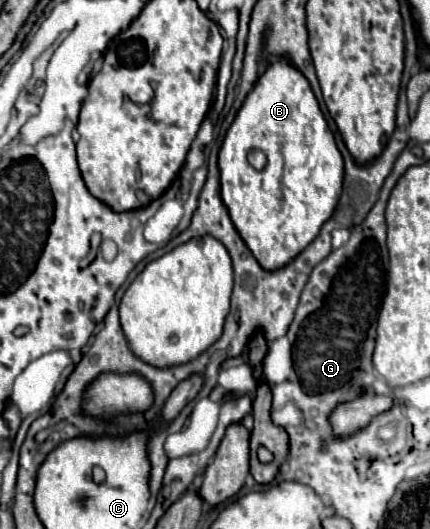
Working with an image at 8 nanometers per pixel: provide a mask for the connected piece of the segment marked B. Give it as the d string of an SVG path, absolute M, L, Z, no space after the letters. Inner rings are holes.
M274 57L268 63L268 71L258 77L254 89L248 93L220 147L218 167L220 193L224 205L228 207L230 219L260 267L266 271L276 271L288 265L308 243L312 243L312 239L316 239L320 227L334 213L342 191L344 159L308 79L286 57ZM250 149L262 149L266 153L268 163L264 171L256 171L252 165L248 165L246 155Z

